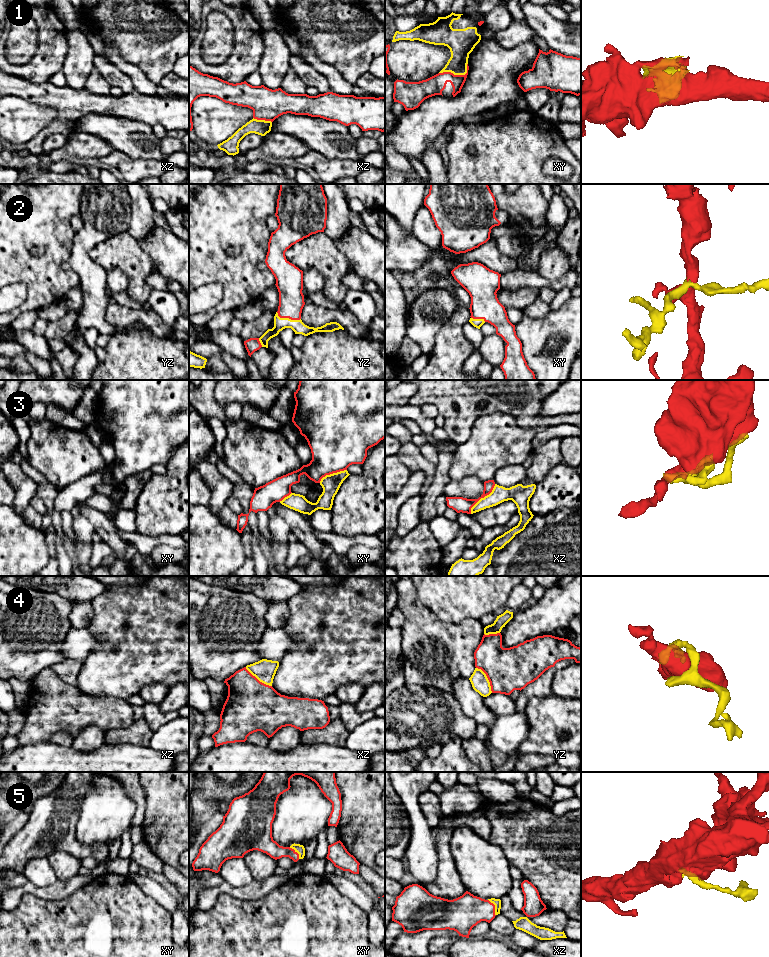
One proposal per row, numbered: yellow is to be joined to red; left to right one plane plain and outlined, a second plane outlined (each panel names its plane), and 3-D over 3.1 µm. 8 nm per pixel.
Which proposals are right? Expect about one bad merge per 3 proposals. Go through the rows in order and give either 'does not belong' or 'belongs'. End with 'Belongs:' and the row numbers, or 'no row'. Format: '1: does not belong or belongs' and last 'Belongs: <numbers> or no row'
1: belongs
2: belongs
3: does not belong
4: does not belong
5: belongs
Belongs: 1, 2, 5

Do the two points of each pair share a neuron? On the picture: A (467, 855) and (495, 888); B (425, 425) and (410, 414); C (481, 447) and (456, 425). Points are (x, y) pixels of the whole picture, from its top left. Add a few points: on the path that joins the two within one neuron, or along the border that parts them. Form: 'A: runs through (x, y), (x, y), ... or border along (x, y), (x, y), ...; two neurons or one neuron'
A: runs through (475, 863), (492, 880); one neuron
B: runs through (421, 421), (414, 414); one neuron
C: border along (480, 415), (471, 426), (469, 437), (457, 445); two neurons

